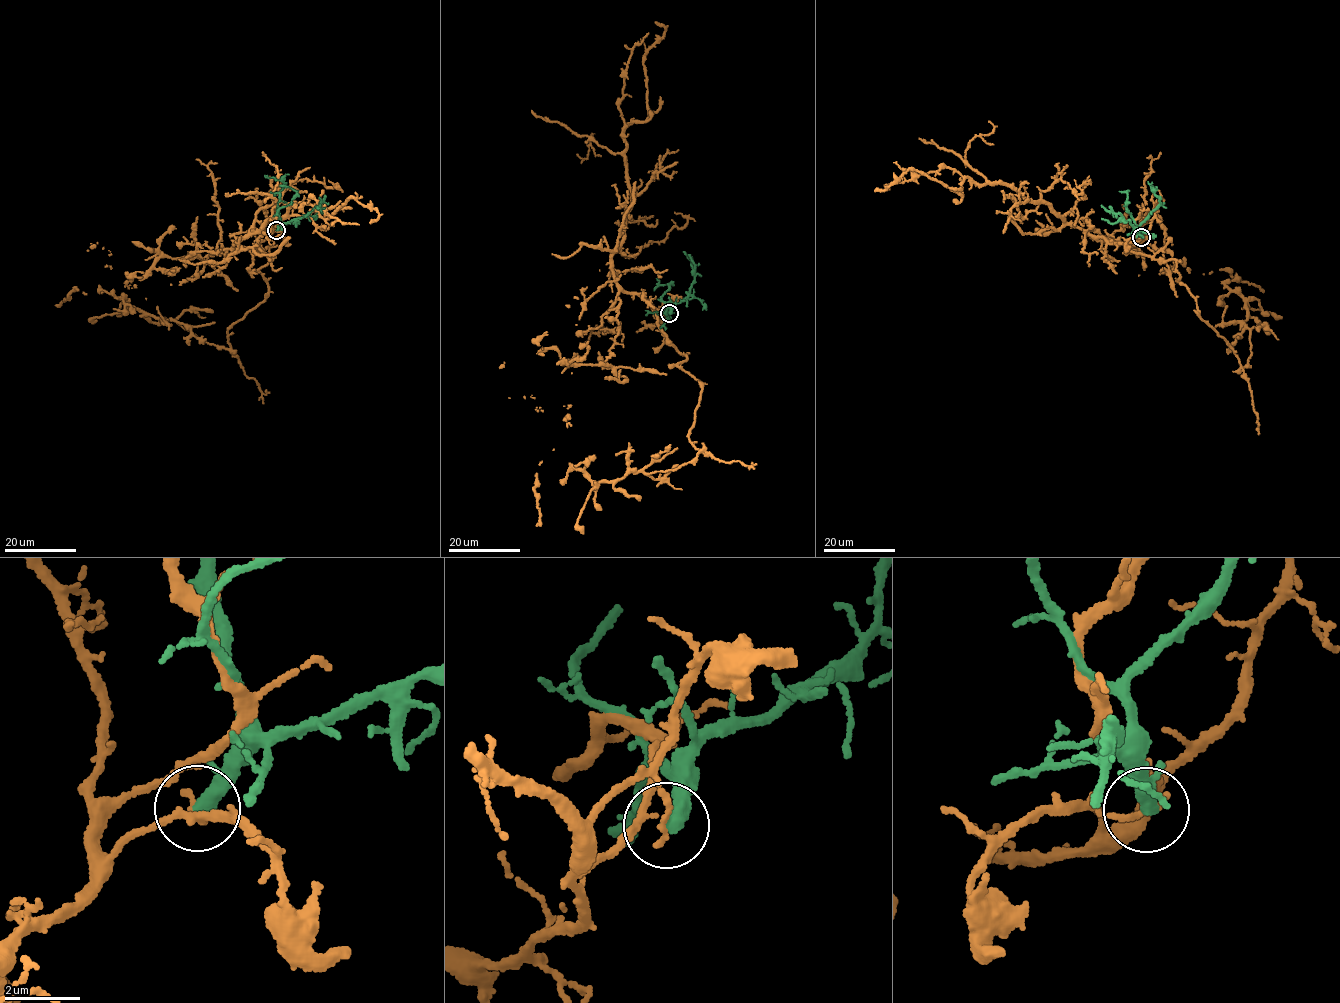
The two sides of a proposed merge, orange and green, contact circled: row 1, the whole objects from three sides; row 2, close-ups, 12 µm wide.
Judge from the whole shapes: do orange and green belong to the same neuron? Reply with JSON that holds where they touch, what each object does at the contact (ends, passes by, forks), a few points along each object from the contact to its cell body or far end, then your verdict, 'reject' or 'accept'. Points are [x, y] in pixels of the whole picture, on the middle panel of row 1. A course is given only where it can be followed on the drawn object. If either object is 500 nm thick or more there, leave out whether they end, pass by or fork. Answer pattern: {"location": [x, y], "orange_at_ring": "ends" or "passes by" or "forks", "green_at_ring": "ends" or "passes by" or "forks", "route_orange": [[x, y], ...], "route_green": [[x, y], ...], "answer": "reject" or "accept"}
{"location": [669, 313], "orange_at_ring": "ends", "green_at_ring": "passes by", "route_orange": [[670, 313], [652, 308], [703, 384], [688, 436], [700, 451], [611, 482], [571, 467], [536, 484], [536, 526]], "route_green": [[670, 313], [673, 304], [687, 297], [694, 280], [694, 264], [683, 252]], "answer": "reject"}

